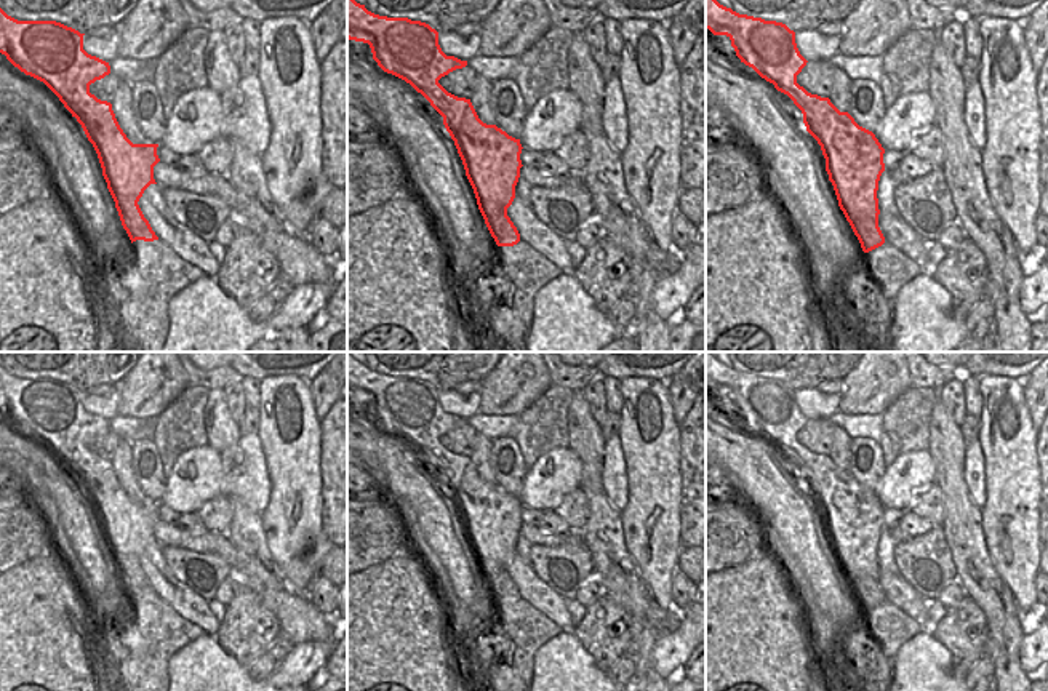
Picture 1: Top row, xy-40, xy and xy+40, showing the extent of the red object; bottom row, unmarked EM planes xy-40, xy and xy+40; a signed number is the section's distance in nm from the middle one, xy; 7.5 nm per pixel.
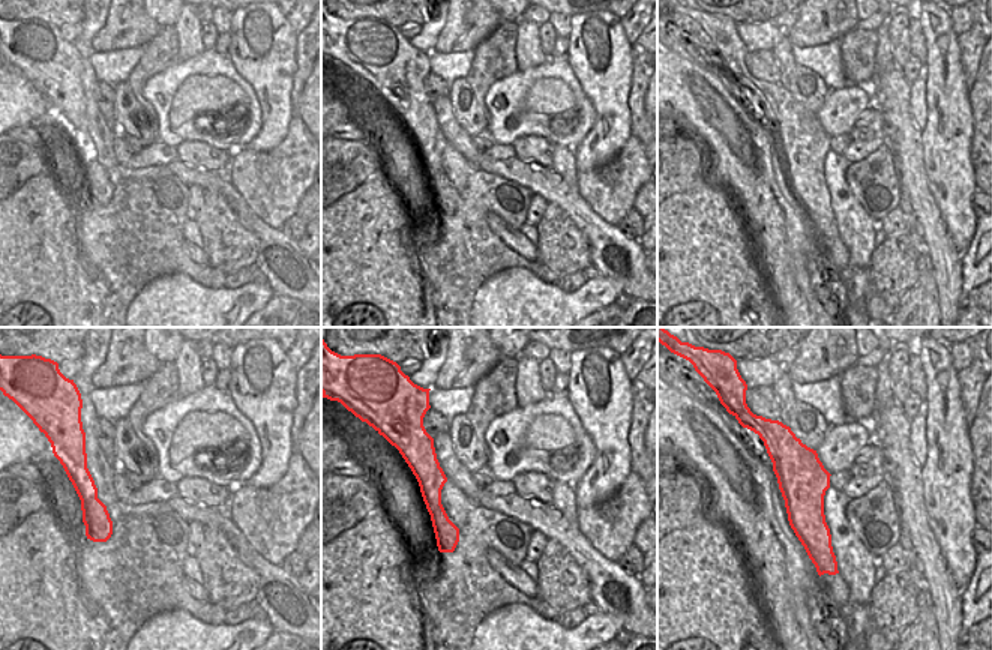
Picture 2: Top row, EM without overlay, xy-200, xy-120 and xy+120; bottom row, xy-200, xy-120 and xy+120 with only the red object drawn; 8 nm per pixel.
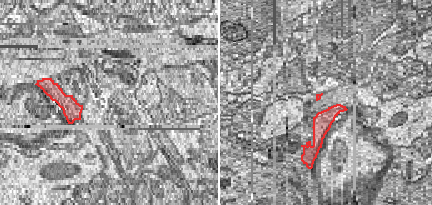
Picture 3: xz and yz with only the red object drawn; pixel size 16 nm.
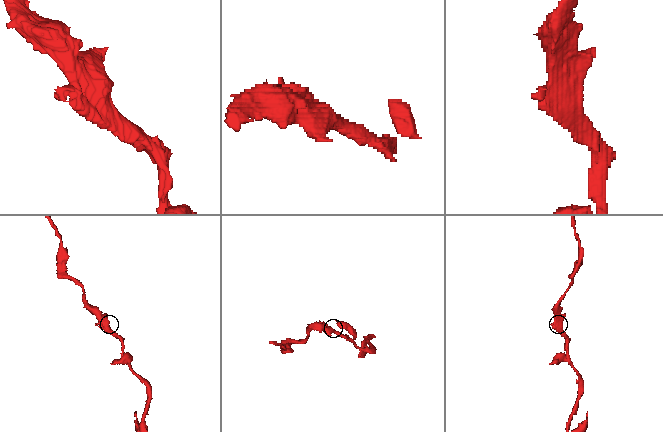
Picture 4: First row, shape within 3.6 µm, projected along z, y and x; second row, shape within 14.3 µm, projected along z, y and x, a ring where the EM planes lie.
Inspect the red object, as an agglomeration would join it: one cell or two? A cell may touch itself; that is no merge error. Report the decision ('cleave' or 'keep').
keep

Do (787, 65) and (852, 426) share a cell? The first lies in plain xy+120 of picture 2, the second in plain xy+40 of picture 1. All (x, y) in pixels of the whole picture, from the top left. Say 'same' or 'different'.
different

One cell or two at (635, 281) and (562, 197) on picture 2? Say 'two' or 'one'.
one

